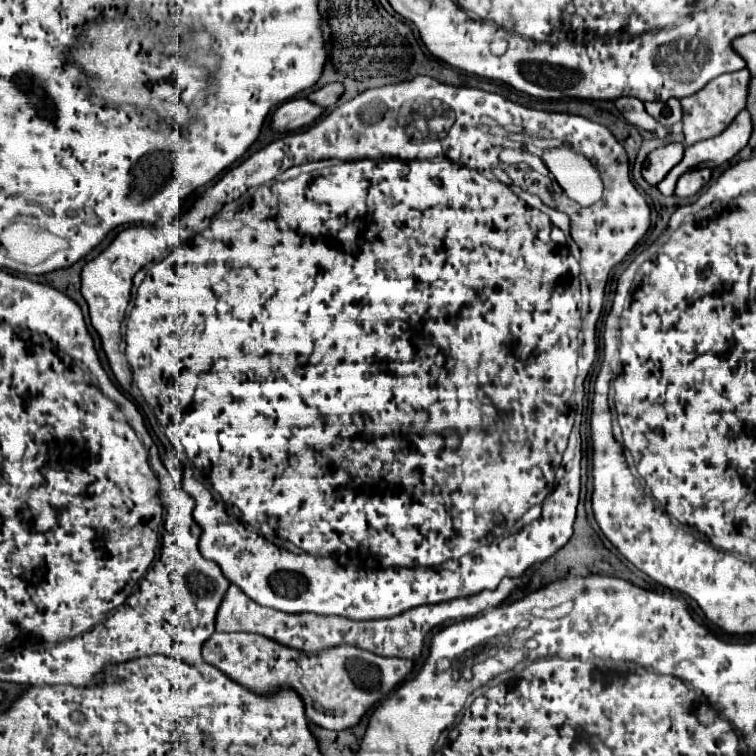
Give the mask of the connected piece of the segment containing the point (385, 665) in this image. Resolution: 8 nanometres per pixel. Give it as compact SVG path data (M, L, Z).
M214 633L210 639L204 641L202 657L206 663L224 671L230 679L242 683L244 687L256 693L274 693L278 687L292 687L304 699L306 717L312 723L330 731L344 731L348 727L354 727L374 703L384 699L398 683L406 679L406 675L412 671L412 665L414 665L410 659L380 657L376 653L370 653L366 649L360 649L348 643L326 647L318 653L306 653L306 651L286 647L276 639L258 635L258 633Z

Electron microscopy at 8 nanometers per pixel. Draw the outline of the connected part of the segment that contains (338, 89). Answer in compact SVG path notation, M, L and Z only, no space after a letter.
M330 83L330 85L324 85L318 91L312 91L308 95L308 101L316 103L316 105L320 105L324 109L330 109L338 101L338 97L342 95L342 91L344 91L344 87L340 83Z

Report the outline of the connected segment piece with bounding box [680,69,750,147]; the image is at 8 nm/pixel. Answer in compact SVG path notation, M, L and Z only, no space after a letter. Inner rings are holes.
M748 69L726 73L726 75L720 75L720 77L712 79L706 87L702 87L702 91L696 91L694 95L688 95L680 101L682 103L682 113L684 113L682 115L682 125L684 125L684 145L686 147L694 145L696 141L704 141L704 139L720 135L732 123L732 119L746 105L748 81L750 81Z

